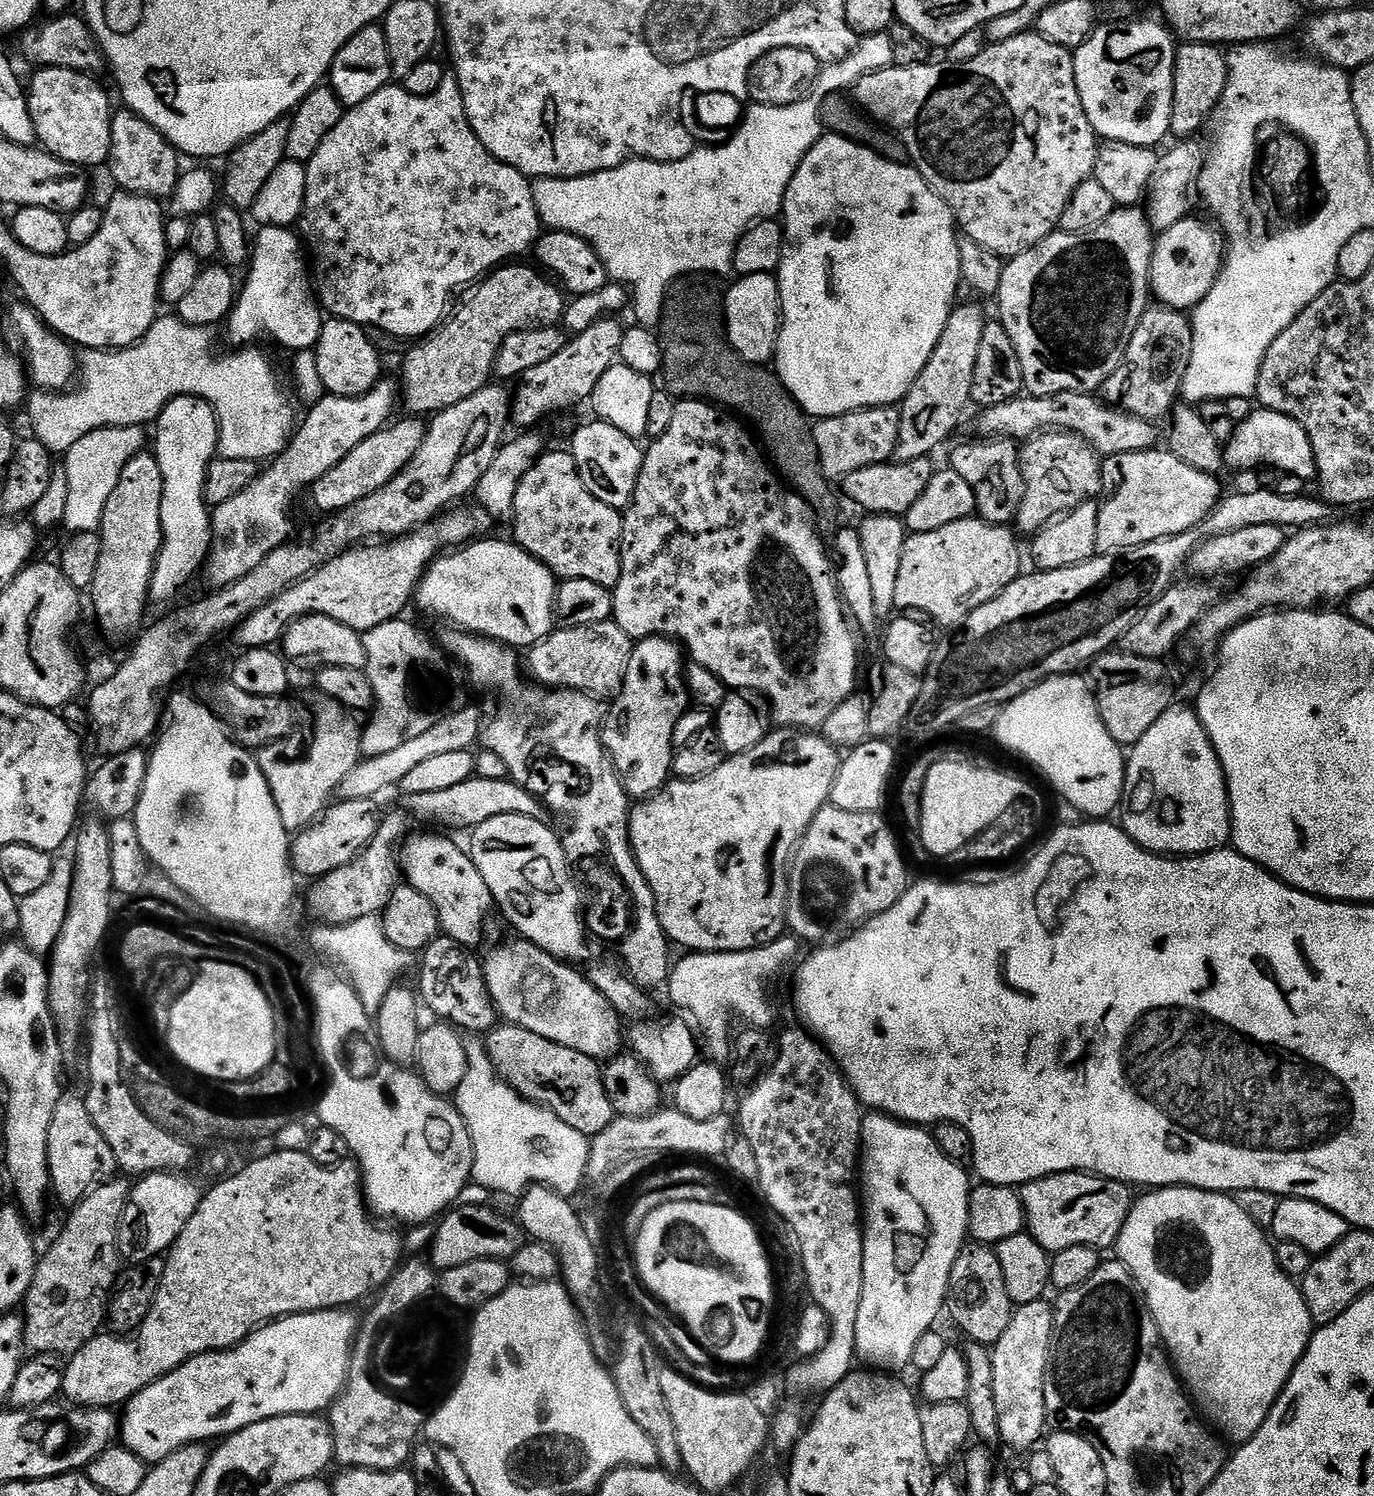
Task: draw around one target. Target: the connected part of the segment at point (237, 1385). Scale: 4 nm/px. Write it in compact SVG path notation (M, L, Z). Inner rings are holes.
M327 1308L321 1312L285 1316L257 1328L233 1348L190 1358L128 1401L118 1428L123 1447L154 1465L182 1446L219 1441L246 1426L254 1426L254 1422L266 1422L279 1416L311 1416L323 1413L323 1408L324 1411L331 1409L347 1385L348 1365L352 1363L358 1320L356 1324L350 1313L343 1308Z

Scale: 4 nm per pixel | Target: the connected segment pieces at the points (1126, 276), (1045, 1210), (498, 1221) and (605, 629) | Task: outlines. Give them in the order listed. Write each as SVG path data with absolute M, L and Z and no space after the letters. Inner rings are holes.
M1120 206L1102 222L1102 226L1094 226L1094 230L1085 232L1052 232L1042 242L1038 242L1030 250L1011 257L1005 263L998 301L1000 300L999 323L1003 324L1006 334L1010 334L1010 342L1014 342L1014 350L1018 350L1018 362L1022 362L1025 389L1033 396L1053 396L1063 392L1099 393L1105 382L1118 370L1126 350L1130 346L1130 338L1134 338L1134 330L1138 330L1138 322L1150 307L1150 289L1152 287L1152 245L1154 229L1148 223L1148 214L1140 206Z
M1059 1172L1031 1180L1019 1189L1024 1219L1030 1235L1050 1254L1070 1246L1111 1249L1122 1234L1122 1226L1134 1203L1133 1189L1121 1180L1107 1180L1086 1172Z
M463 1204L443 1213L442 1219L435 1225L436 1233L430 1245L430 1263L433 1268L445 1272L478 1258L507 1261L524 1248L525 1229L513 1217L512 1221L510 1217L492 1208L483 1208L480 1204Z
M612 620L577 628L561 627L527 649L526 668L532 671L536 679L533 681L540 686L573 688L576 692L589 694L612 694L624 680L624 671L633 647L633 640Z

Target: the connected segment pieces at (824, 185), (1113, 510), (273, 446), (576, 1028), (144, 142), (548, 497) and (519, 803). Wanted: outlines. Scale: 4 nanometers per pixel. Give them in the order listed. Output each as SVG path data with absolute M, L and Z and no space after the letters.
M824 134L802 158L794 178L788 184L782 209L782 227L784 249L778 269L782 323L774 357L776 375L780 377L789 394L812 418L841 416L863 408L899 405L910 386L914 386L918 374L922 374L926 362L930 362L930 354L934 354L934 346L938 346L948 316L957 303L956 287L961 287L962 284L958 258L958 225L952 217L950 206L946 206L944 199L907 163L899 164L887 160L885 156L871 152L869 148L863 148L852 140Z
M1159 447L1107 457L1102 471L1104 487L1098 500L1100 513L1096 547L1100 554L1120 552L1124 548L1191 532L1222 499L1220 484L1216 481L1219 479L1213 473L1194 470L1194 466L1182 462L1182 458Z
M164 315L152 324L139 343L124 349L85 349L78 360L78 385L74 390L49 392L33 391L26 400L33 437L42 442L53 455L68 452L86 434L108 426L146 426L176 397L194 396L204 399L216 412L220 441L216 447L219 458L246 458L268 462L288 447L298 424L298 412L293 397L280 385L280 376L272 364L259 352L259 347L244 346L233 356L211 356L207 352L209 327L183 322L177 315Z
M523 938L515 939L490 949L488 957L483 957L482 960L484 985L496 1003L497 1013L509 1024L517 1024L534 1034L542 1034L542 1038L550 1038L550 1042L558 1042L558 1046L578 1050L578 1054L586 1054L594 1061L607 1062L612 1057L621 1055L623 1048L620 1047L625 1047L626 1044L625 1029L620 1029L622 1019L587 975L576 969L579 967L543 952L536 944Z
M120 110L112 117L112 133L110 134L110 154L106 171L112 175L117 189L134 194L149 196L161 202L167 201L178 186L178 178L182 171L181 153L150 122L146 122L138 114Z
M545 451L526 470L514 498L510 523L515 543L542 561L561 581L598 582L598 586L609 590L616 587L622 570L620 539L624 517L621 509L598 502L586 490L571 451Z
M473 775L472 779L458 786L450 786L450 790L433 790L430 794L404 796L402 802L413 817L416 815L420 820L433 820L434 823L445 824L448 828L475 830L482 822L490 822L490 818L498 818L502 814L522 814L543 824L548 824L550 820L550 813L544 802L511 778L491 780Z

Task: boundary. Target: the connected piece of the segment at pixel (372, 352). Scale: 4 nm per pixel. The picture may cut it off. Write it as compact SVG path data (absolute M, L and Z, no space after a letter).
M325 319L315 346L317 368L326 393L333 396L361 396L380 383L380 352L361 325L349 320Z

